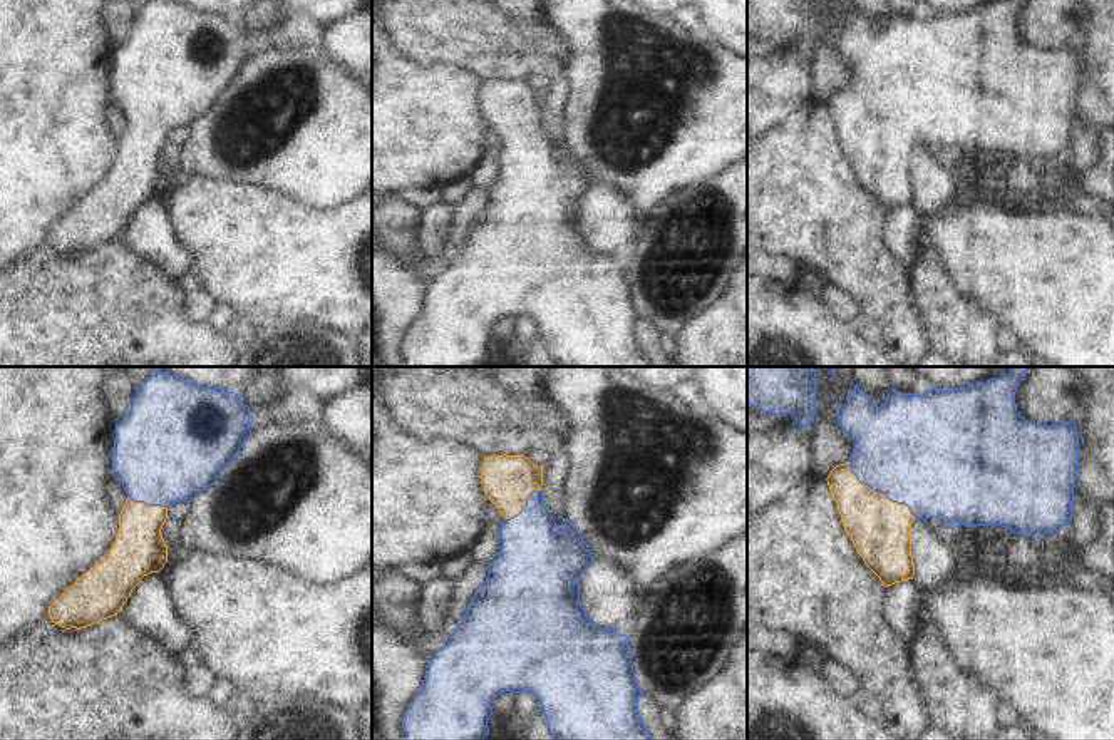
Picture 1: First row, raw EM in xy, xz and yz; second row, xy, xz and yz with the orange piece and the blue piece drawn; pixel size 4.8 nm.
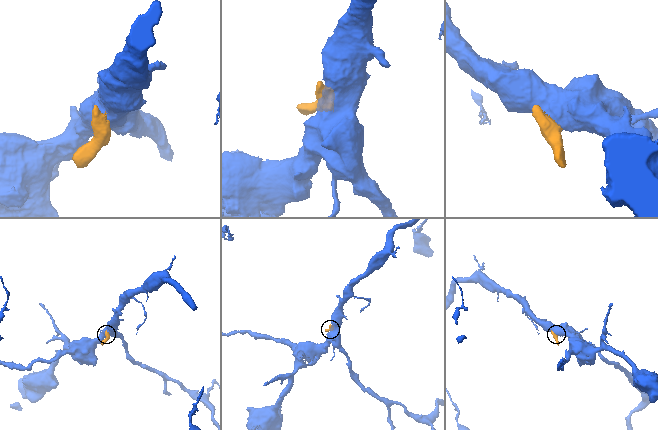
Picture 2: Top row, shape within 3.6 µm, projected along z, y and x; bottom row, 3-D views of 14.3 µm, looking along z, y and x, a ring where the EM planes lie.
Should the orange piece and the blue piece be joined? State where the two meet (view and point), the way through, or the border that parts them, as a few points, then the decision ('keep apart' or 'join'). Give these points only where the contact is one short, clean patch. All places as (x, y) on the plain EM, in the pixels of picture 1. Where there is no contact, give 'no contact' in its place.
contact yz (878, 118); way yz (880, 154), (878, 118), (912, 77); join

